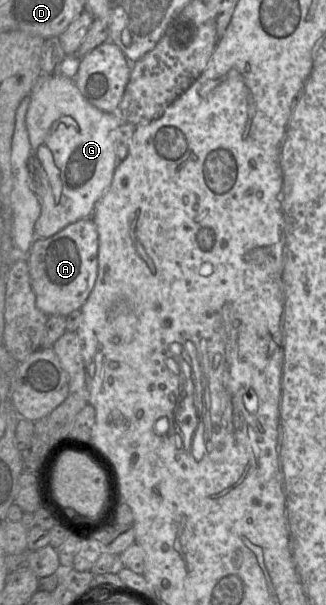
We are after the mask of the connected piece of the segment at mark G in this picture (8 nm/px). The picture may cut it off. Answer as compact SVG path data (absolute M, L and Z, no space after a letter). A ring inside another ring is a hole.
M55 73L51 75L42 75L40 79L36 82L35 86L33 87L30 93L30 104L28 106L25 117L25 124L29 133L29 140L31 144L31 155L36 156L40 162L41 182L45 187L45 194L41 202L41 213L34 225L36 238L51 237L71 223L74 223L83 218L92 218L95 205L104 195L104 193L109 189L113 180L115 170L119 163L119 159L117 158L116 153L114 151L112 131L114 131L122 123L123 120L121 119L118 113L104 112L90 104L81 94L74 79L68 78L59 73Z

